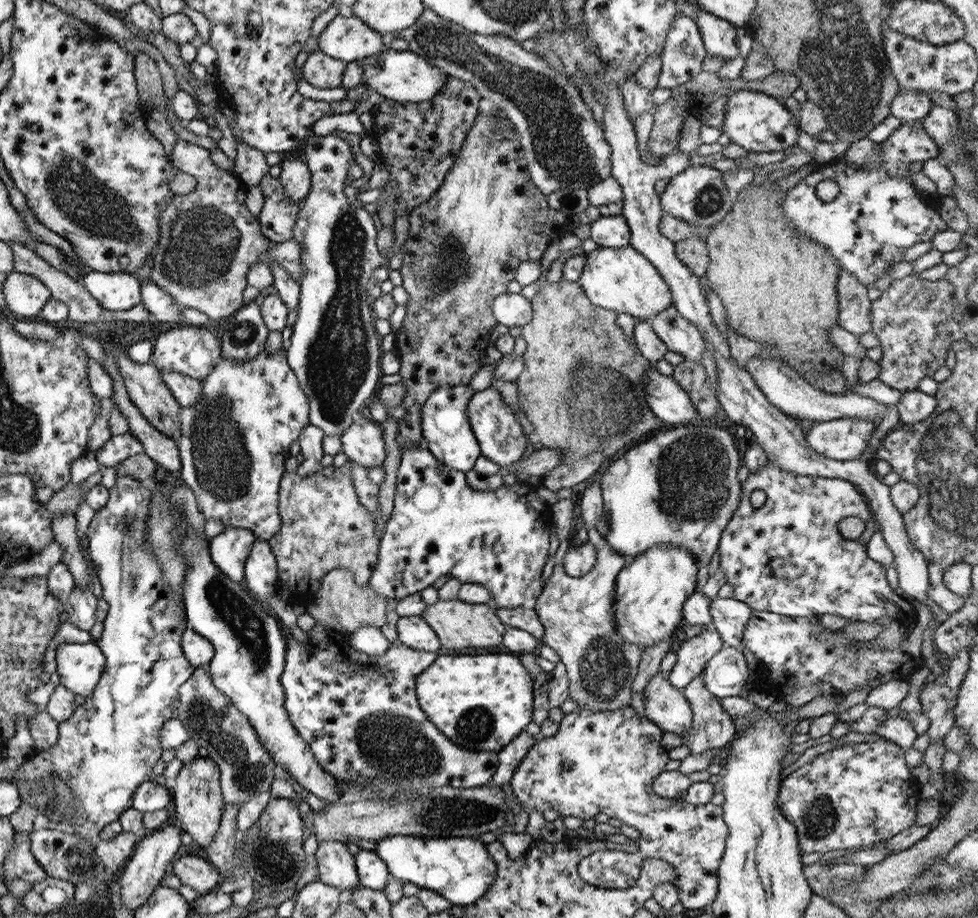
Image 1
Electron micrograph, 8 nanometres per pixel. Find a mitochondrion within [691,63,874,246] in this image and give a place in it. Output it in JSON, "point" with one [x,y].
{"point":[711,199]}

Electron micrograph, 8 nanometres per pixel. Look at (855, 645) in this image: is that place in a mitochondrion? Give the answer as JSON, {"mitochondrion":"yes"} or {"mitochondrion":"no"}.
{"mitochondrion":"no"}

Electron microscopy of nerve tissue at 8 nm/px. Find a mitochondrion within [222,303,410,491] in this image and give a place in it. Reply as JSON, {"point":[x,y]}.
{"point":[243,334]}

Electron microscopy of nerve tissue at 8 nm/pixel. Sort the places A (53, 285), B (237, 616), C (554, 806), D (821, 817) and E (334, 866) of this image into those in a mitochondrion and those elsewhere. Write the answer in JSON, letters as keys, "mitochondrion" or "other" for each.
{"A":"other","B":"mitochondrion","C":"other","D":"mitochondrion","E":"other"}

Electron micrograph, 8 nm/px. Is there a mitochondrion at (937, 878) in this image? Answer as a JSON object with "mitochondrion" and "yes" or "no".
{"mitochondrion":"yes"}

